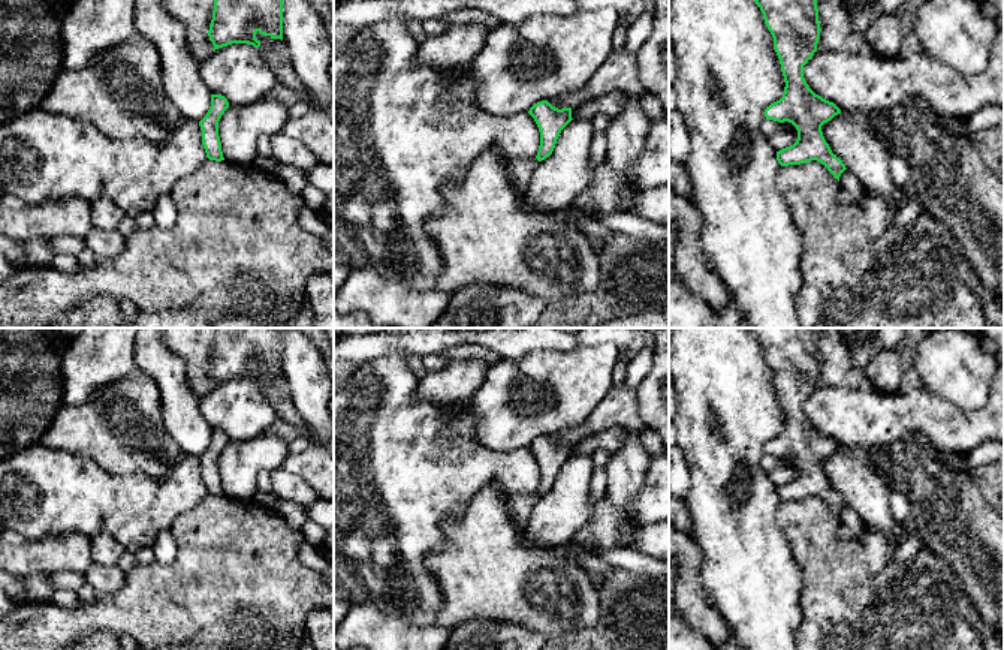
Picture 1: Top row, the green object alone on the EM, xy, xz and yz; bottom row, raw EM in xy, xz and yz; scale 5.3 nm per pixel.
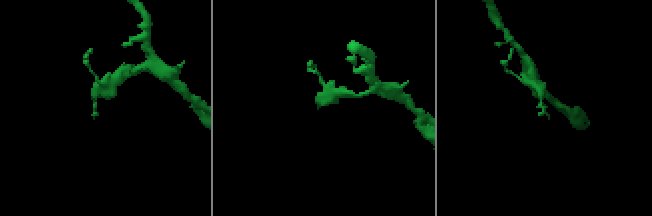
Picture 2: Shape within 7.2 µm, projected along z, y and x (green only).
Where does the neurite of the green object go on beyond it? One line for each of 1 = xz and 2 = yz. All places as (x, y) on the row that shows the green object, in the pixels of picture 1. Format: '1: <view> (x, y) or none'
1: none
2: none

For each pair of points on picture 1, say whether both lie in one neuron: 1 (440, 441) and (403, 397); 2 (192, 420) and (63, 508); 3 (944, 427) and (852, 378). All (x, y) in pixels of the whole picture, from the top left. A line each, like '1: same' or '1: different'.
1: same
2: different
3: different

